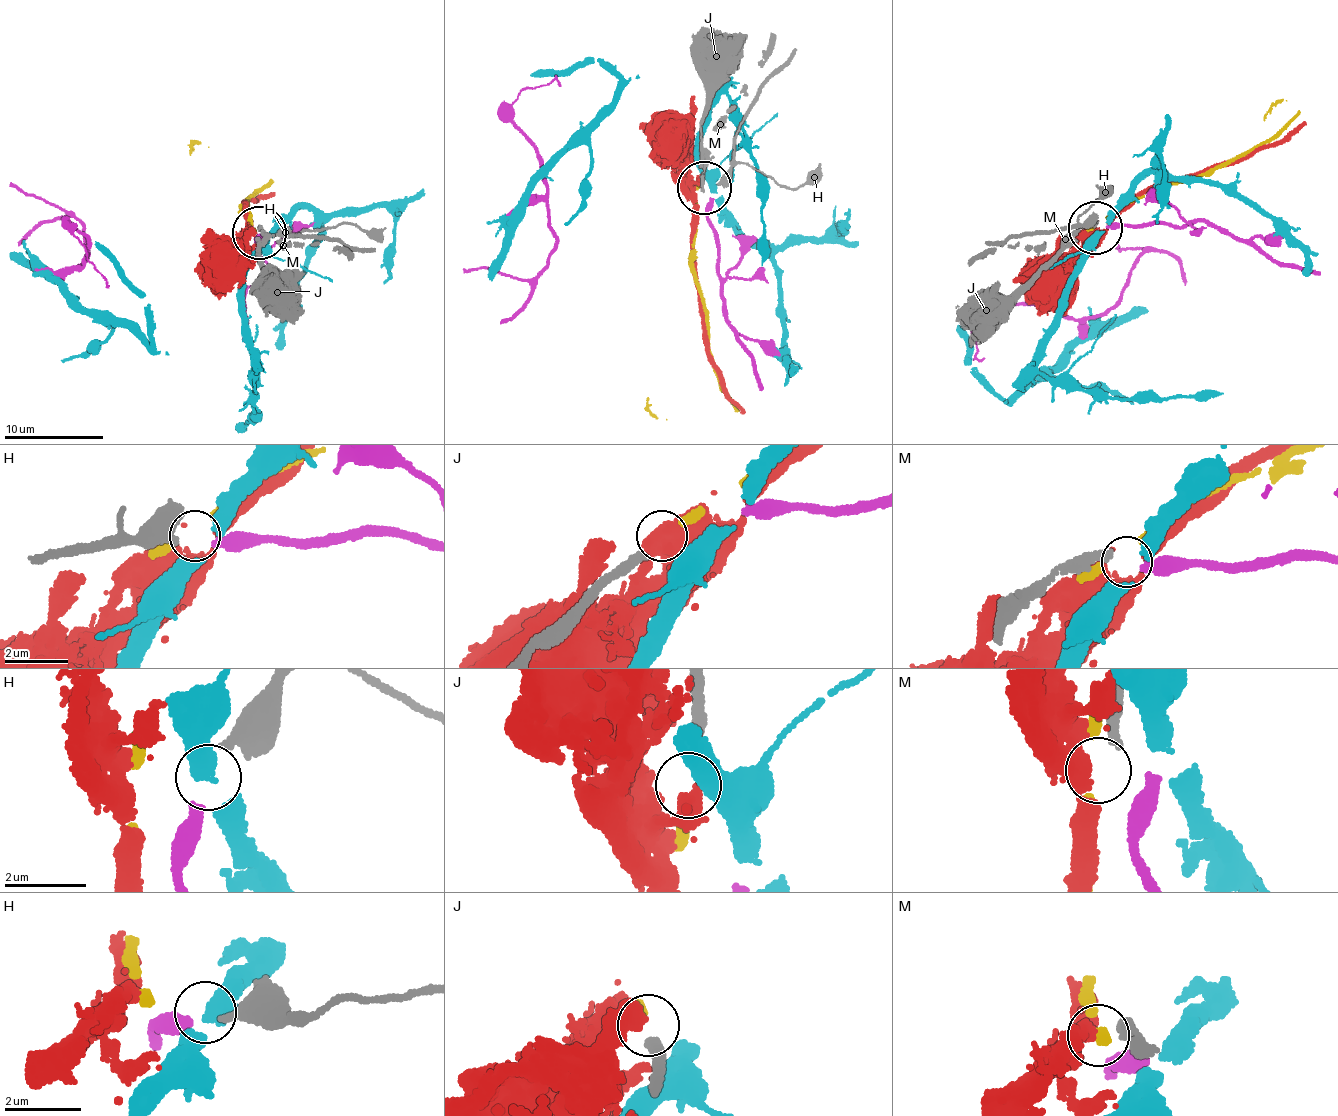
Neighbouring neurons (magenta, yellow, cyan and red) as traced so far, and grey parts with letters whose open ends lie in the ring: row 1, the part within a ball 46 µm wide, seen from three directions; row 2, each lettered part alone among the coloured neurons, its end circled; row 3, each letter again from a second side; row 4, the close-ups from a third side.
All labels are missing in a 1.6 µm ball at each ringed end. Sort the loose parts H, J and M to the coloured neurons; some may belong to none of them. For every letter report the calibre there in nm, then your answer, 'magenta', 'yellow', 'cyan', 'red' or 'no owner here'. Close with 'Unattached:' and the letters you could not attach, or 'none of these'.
H: 320 nm thick; magenta
J: 320 nm thick; yellow
M: 360 nm thick; no owner here
Unattached: M

